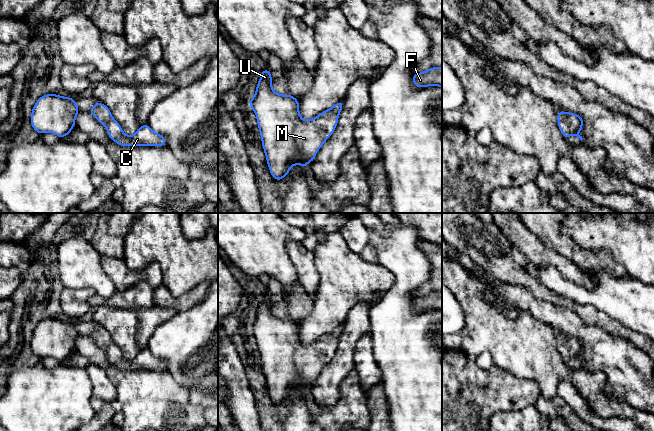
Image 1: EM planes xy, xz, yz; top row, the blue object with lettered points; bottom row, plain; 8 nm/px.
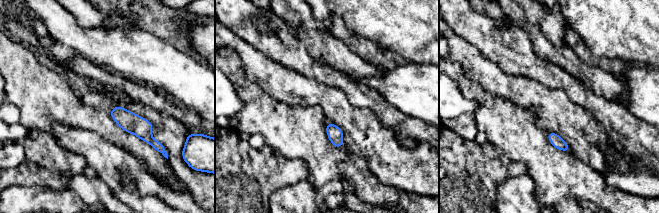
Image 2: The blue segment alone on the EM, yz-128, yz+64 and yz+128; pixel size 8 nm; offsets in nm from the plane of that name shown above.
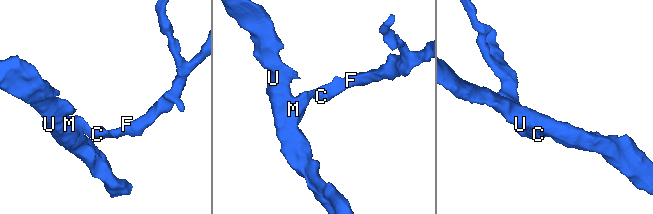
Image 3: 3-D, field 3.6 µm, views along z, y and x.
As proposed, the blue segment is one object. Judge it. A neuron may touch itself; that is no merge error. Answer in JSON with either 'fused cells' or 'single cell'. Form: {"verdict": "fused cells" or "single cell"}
{"verdict": "single cell"}

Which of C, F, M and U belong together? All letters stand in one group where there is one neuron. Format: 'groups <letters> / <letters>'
groups C F M U

